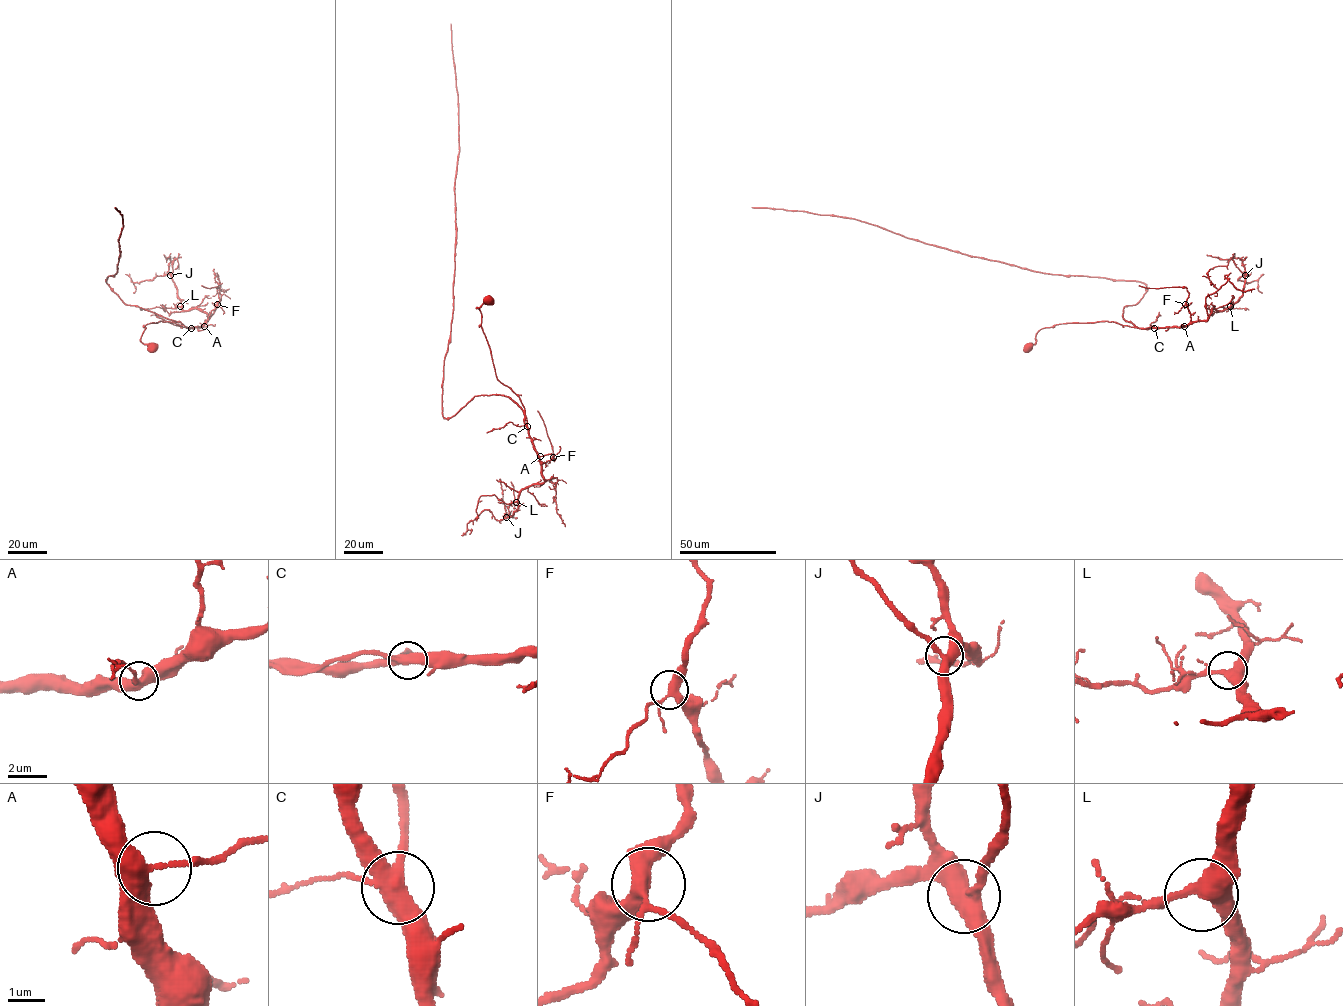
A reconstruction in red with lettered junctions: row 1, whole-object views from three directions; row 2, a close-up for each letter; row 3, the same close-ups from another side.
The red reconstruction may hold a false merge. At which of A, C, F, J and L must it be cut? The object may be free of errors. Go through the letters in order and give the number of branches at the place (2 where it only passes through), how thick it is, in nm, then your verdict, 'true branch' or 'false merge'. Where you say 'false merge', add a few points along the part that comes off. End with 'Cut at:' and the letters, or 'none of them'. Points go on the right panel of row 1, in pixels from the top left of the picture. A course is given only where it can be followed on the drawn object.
A: 3 branches meet; 400 nm thick; true branch
C: 4 branches meet; 440 nm thick; true branch
F: 4 branches meet; 340 nm thick; true branch
J: 3 branches meet; 400 nm thick; true branch
L: 4 branches meet; 400 nm thick; true branch
Cut at: none of them

